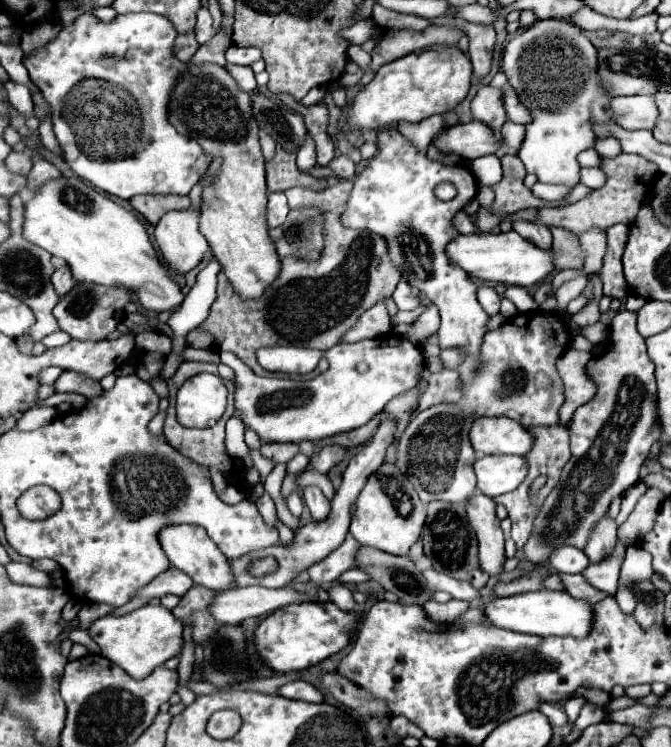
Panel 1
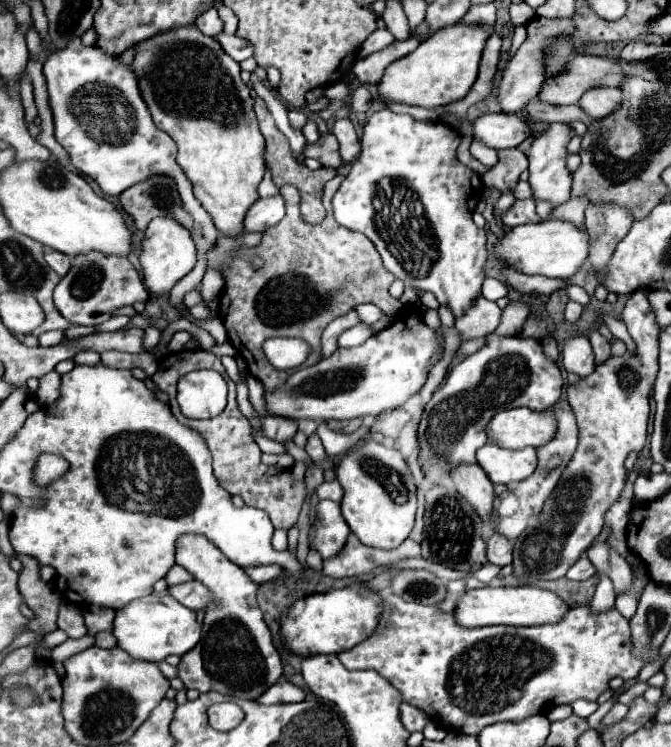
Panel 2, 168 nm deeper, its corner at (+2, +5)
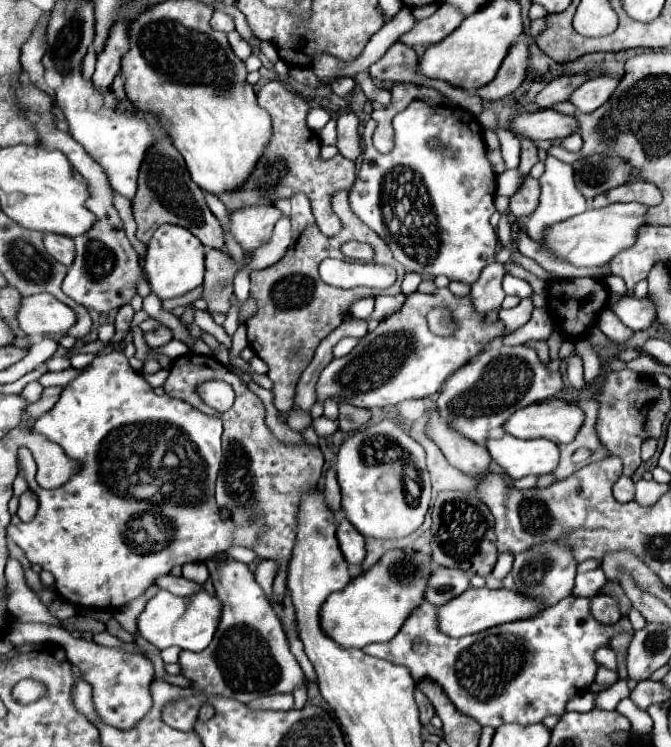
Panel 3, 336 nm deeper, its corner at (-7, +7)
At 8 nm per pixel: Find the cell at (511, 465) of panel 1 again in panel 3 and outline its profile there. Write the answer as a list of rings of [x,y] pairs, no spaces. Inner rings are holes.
[[[504,435],[486,443],[492,461],[496,461],[506,475],[522,479],[526,475],[546,475],[558,465],[558,447],[548,439],[516,439]]]

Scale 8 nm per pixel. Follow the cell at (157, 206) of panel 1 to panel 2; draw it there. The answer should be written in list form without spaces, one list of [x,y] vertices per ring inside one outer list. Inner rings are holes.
[[[151,177],[119,195],[121,207],[133,217],[135,227],[145,231],[155,217],[173,217],[183,227],[191,227],[191,215],[183,211],[183,203],[173,177]]]

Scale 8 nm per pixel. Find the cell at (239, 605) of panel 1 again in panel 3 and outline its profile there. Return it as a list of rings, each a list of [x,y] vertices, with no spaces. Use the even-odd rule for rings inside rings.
[[[170,575],[160,577],[156,581],[156,585],[170,591],[170,593],[174,593],[174,595],[178,595],[178,597],[192,597],[194,593],[202,591],[202,585],[198,585],[194,581],[188,581],[184,577],[170,577]]]

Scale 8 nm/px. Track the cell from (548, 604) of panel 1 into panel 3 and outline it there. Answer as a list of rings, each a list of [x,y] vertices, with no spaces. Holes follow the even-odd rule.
[[[470,587],[460,597],[456,597],[454,601],[440,607],[438,625],[440,625],[440,631],[450,637],[464,637],[464,635],[474,635],[474,633],[486,631],[500,623],[536,617],[538,613],[542,613],[544,607],[546,605],[538,605],[538,601],[534,601],[534,597],[522,597],[522,593],[514,593],[510,589],[488,589],[488,587],[474,589],[474,587]]]

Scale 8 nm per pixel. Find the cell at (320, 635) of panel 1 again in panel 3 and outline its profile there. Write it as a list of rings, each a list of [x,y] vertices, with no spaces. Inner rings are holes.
[[[388,551],[370,571],[352,579],[342,591],[332,593],[320,607],[322,631],[344,649],[362,649],[364,645],[390,641],[404,619],[424,599],[430,575],[430,557],[414,551]]]

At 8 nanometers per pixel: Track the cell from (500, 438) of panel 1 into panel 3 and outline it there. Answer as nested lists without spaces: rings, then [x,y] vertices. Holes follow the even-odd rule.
[[[550,399],[518,409],[502,425],[504,433],[518,439],[550,439],[556,445],[570,443],[584,423],[584,413],[568,401]]]

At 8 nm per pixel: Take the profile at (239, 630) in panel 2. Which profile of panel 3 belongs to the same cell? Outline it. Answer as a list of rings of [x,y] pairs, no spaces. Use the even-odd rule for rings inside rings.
[[[224,555],[206,559],[204,563],[210,571],[216,597],[222,601],[222,617],[214,633],[214,641],[204,651],[180,653],[182,675],[190,679],[196,689],[204,689],[202,695],[166,705],[162,719],[180,731],[192,731],[198,709],[208,695],[222,695],[250,703],[266,693],[292,693],[304,683],[304,673],[296,657],[290,653],[282,623],[278,621],[262,587],[256,583],[250,567]]]

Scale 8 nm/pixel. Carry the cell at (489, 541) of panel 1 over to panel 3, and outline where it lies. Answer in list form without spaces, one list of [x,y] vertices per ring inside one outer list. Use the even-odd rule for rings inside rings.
[[[438,411],[432,415],[432,425],[428,427],[430,437],[446,455],[448,463],[458,463],[460,471],[470,477],[484,477],[490,471],[490,453],[484,445],[472,443],[466,437],[458,435],[444,421],[440,421]]]

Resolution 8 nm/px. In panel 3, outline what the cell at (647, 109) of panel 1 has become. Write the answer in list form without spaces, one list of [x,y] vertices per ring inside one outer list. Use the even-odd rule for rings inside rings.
[[[602,75],[590,79],[570,95],[570,103],[576,105],[580,113],[592,113],[610,99],[616,87],[618,87],[618,77]]]

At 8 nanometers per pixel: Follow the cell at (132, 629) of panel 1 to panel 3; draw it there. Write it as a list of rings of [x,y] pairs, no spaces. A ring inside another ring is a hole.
[[[162,589],[146,603],[144,611],[140,613],[138,635],[160,651],[174,645],[180,649],[204,651],[210,645],[214,631],[218,627],[220,607],[222,607],[220,601],[214,595],[208,595],[206,591],[200,591],[194,597],[176,597]]]

